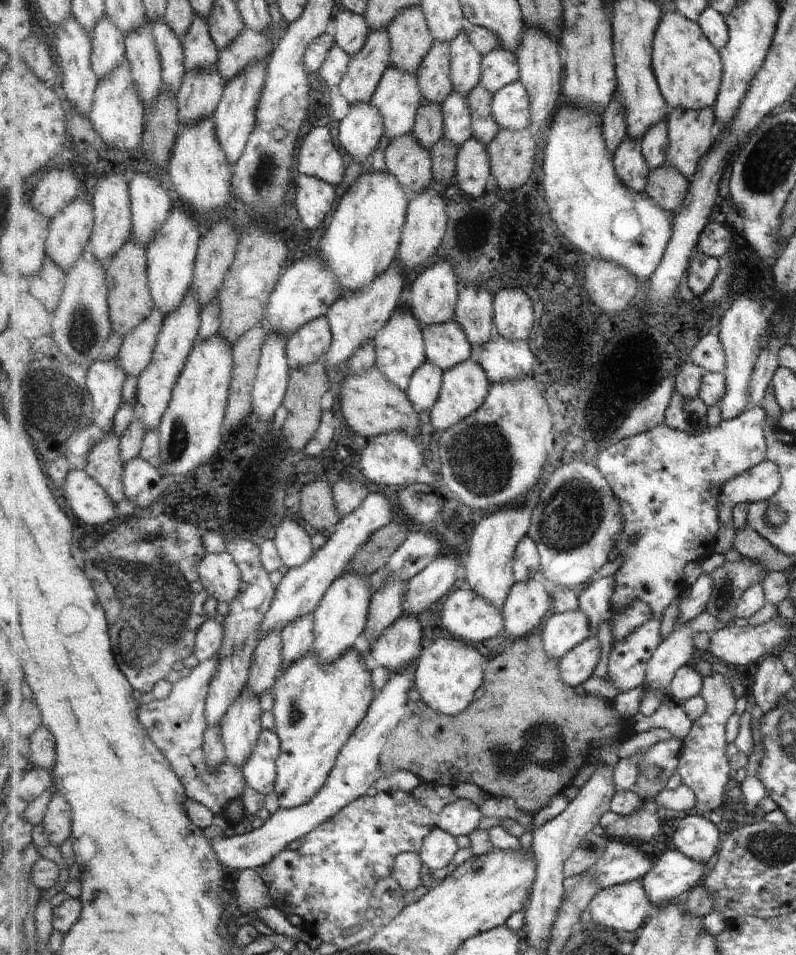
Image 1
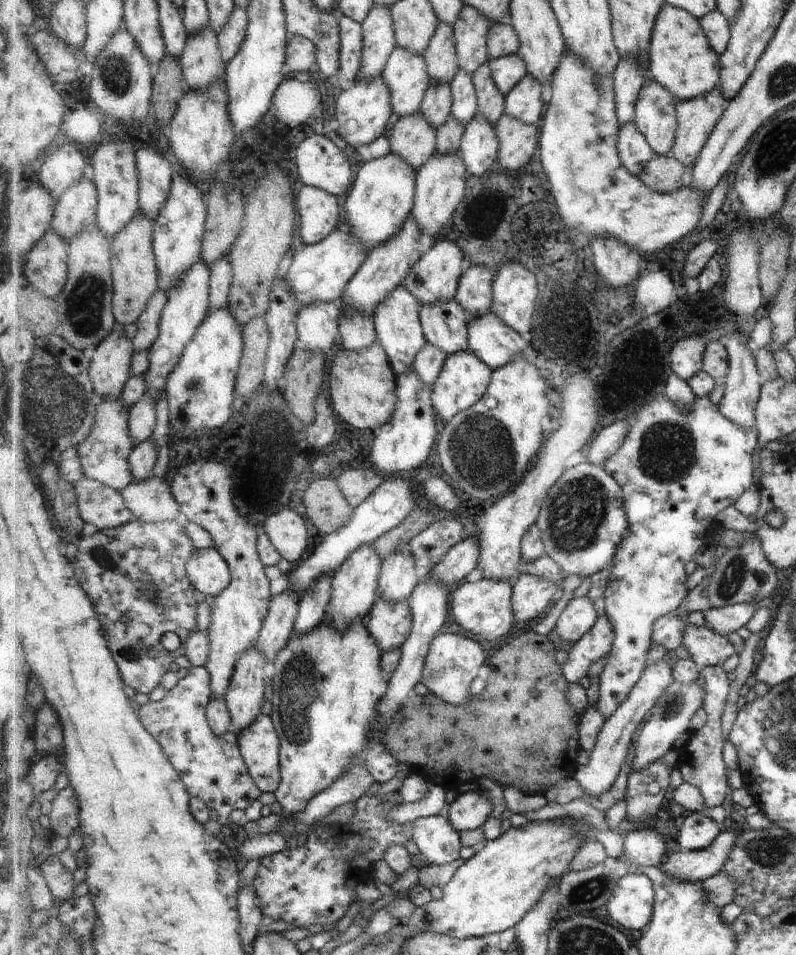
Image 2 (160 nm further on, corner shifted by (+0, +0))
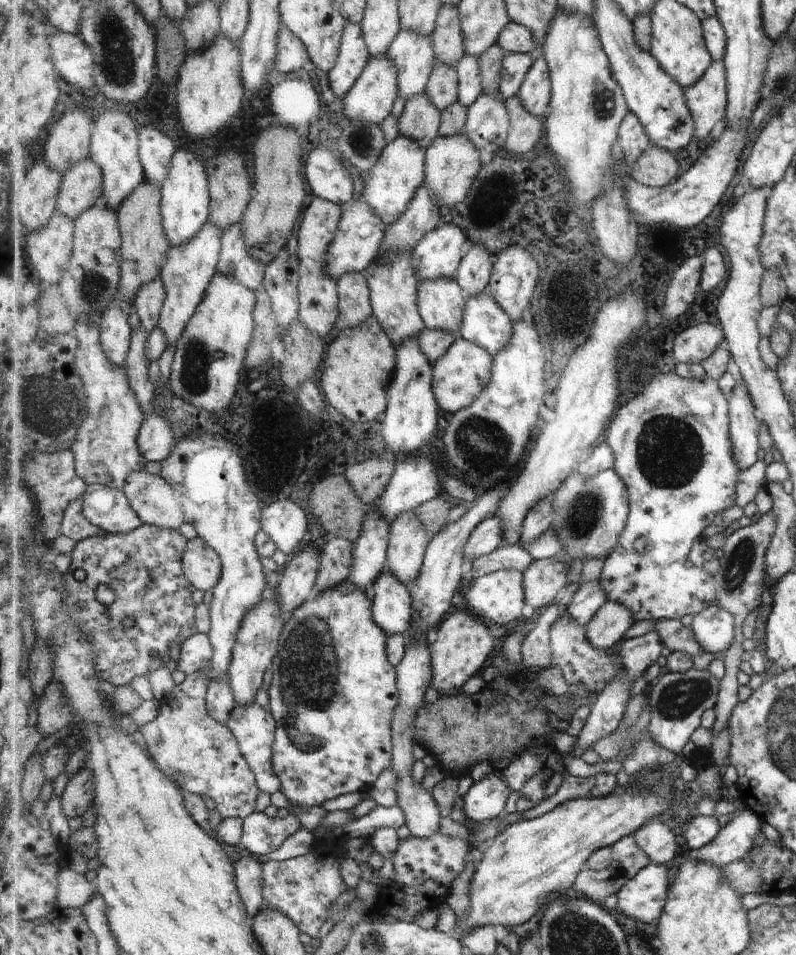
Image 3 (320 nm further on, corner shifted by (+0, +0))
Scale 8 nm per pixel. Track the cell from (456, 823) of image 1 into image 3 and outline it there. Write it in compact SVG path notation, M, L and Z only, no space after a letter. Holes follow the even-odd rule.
M489 773L485 778L473 783L463 797L463 812L467 818L479 824L503 814L511 788L504 776Z

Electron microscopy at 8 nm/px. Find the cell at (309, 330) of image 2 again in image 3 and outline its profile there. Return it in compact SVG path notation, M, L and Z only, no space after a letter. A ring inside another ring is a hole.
M313 195L305 209L302 223L298 230L298 252L300 254L300 309L299 318L303 319L325 340L331 337L333 326L340 325L340 292L338 281L329 276L325 270L325 258L342 217L344 206L333 201Z

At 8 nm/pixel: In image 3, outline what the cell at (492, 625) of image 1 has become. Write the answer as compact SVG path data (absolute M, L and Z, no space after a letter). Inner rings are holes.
M519 569L500 570L474 579L465 593L465 607L487 626L511 624L523 616L526 604L524 572Z

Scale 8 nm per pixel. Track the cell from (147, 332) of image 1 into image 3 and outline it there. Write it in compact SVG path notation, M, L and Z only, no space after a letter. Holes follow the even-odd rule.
M161 276L141 286L133 301L141 325L149 332L159 326L162 308L166 301L166 286Z

